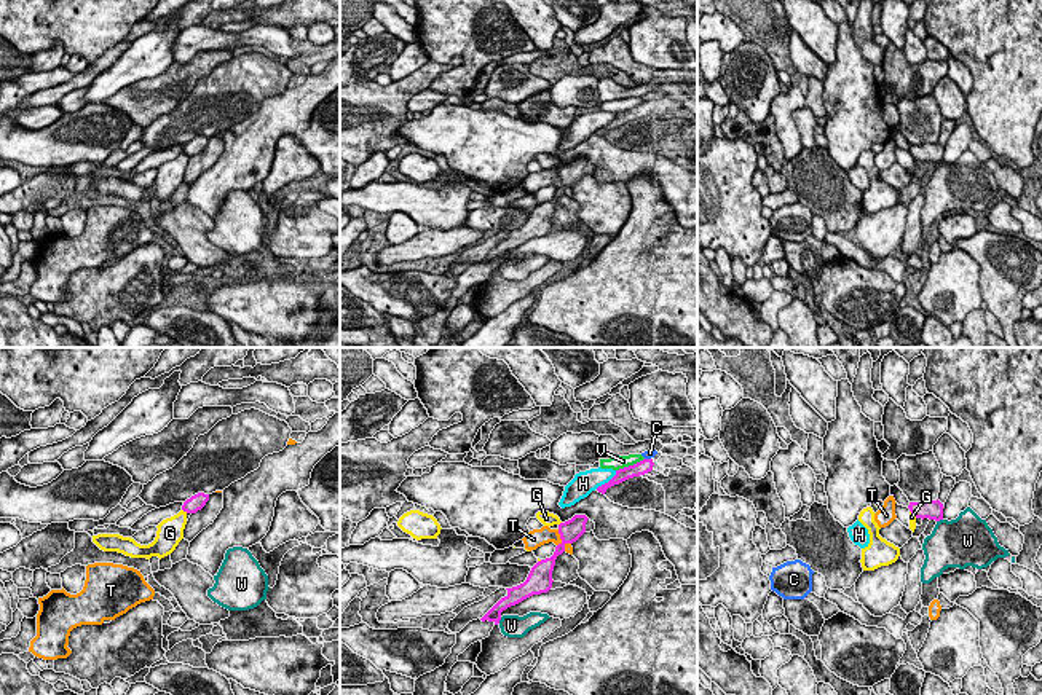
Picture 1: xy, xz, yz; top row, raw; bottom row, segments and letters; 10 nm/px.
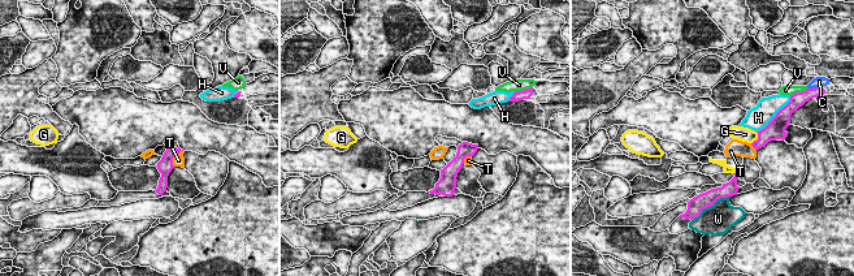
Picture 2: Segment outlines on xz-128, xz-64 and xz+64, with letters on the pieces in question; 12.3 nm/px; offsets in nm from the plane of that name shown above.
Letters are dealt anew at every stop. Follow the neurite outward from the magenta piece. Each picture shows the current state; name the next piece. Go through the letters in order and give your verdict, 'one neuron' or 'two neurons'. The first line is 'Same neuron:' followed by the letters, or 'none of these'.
Same neuron: none of these
C: two neurons
G: two neurons
H: two neurons
T: two neurons
V: two neurons
W: two neurons

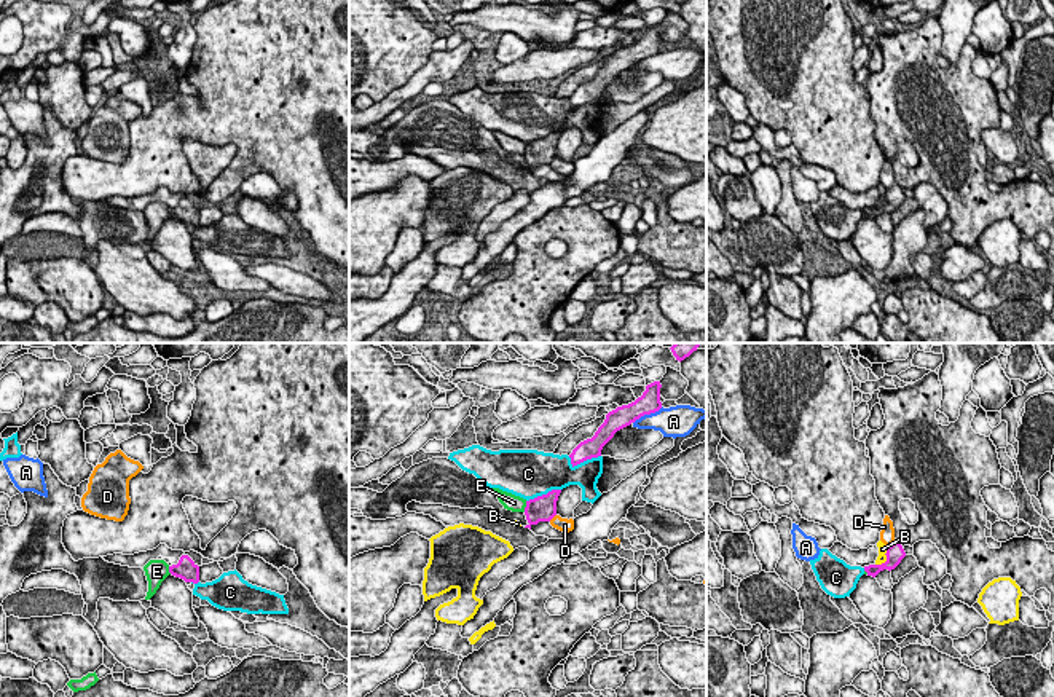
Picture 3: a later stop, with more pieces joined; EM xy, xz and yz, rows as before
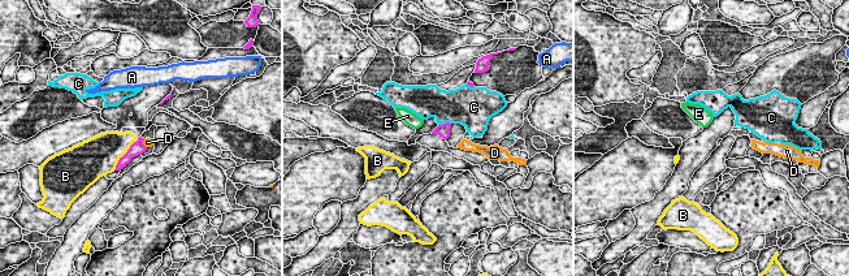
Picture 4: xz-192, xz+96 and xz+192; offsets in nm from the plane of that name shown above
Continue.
Same neuron: none of these
A: two neurons
B: two neurons
C: two neurons
D: two neurons
E: two neurons

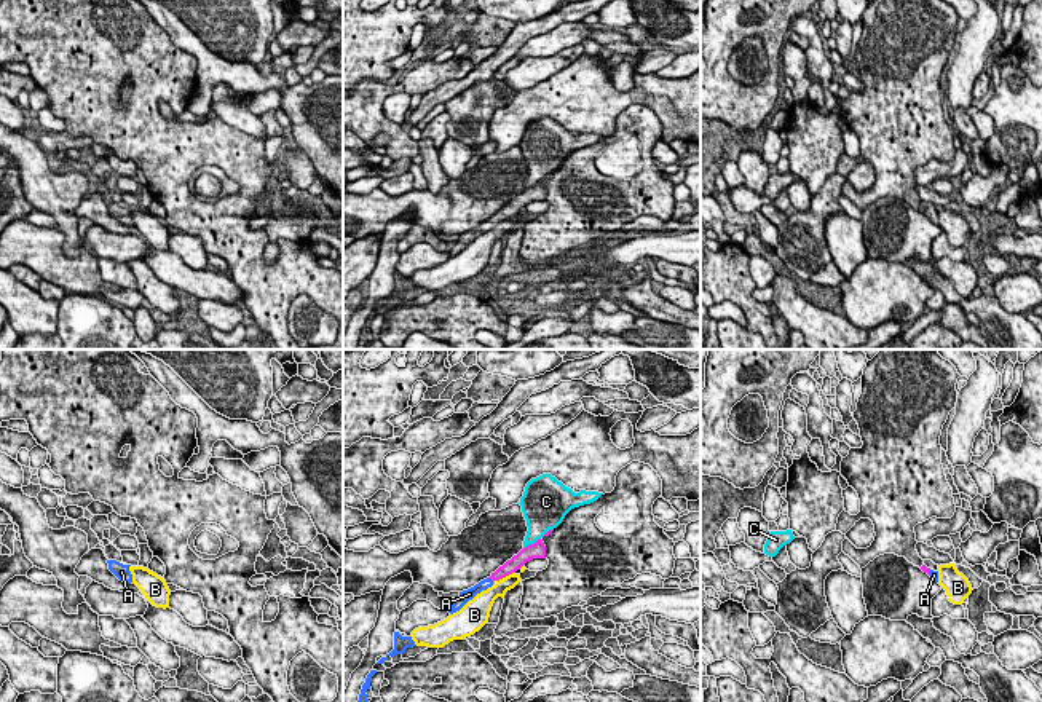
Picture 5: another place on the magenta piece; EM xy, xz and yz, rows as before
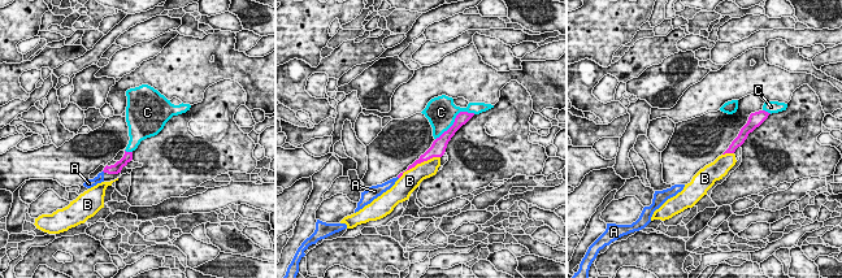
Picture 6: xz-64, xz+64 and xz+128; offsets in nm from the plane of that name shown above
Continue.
Same neuron: A
A: one neuron
B: two neurons
C: two neurons

